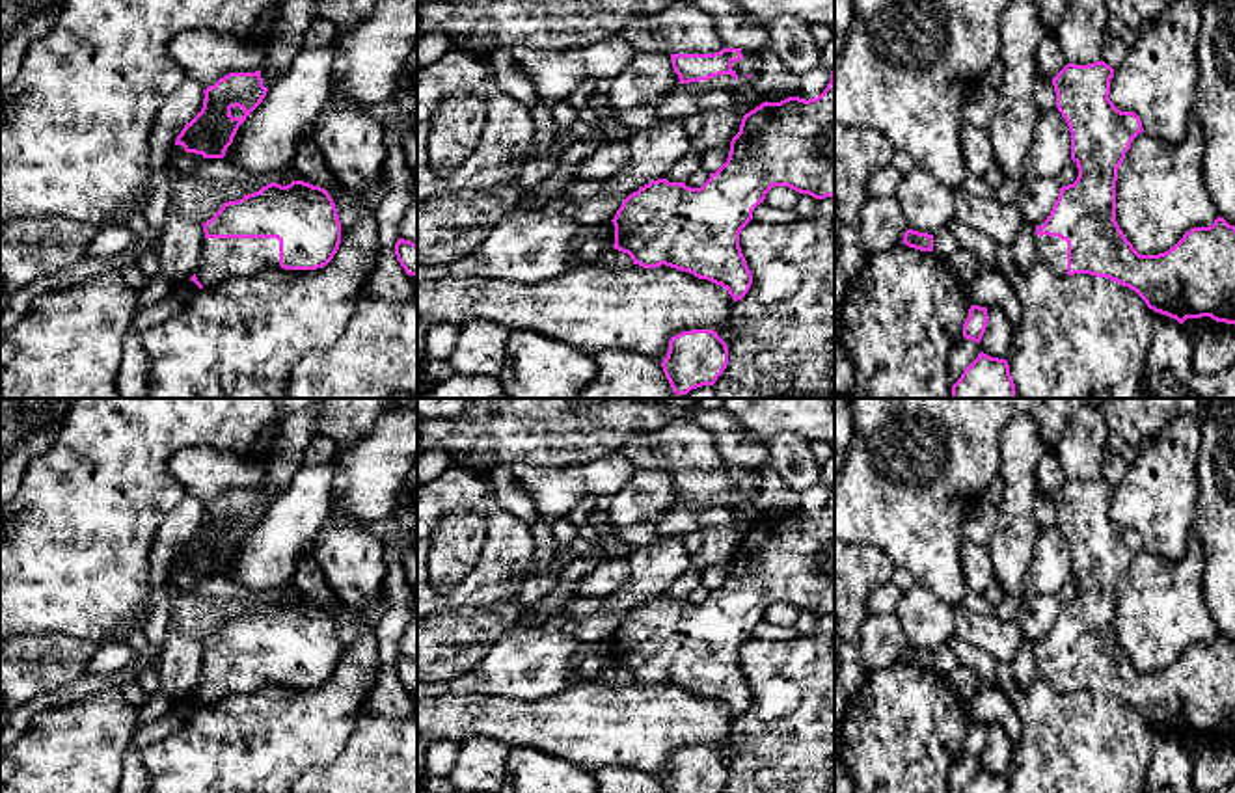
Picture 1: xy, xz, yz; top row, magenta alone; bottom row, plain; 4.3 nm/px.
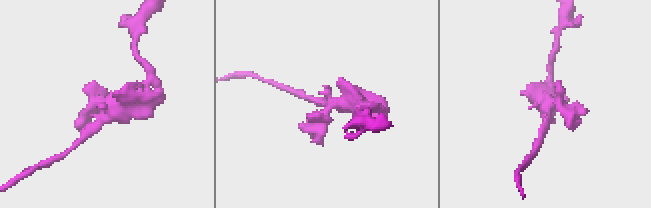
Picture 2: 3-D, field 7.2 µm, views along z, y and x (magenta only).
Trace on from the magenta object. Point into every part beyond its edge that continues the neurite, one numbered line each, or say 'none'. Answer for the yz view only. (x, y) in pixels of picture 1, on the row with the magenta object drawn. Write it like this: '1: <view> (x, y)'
1: yz (1053, 250)

